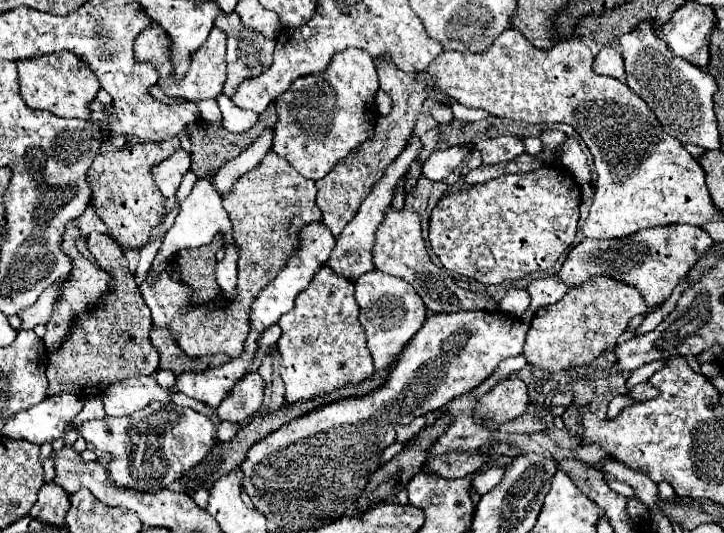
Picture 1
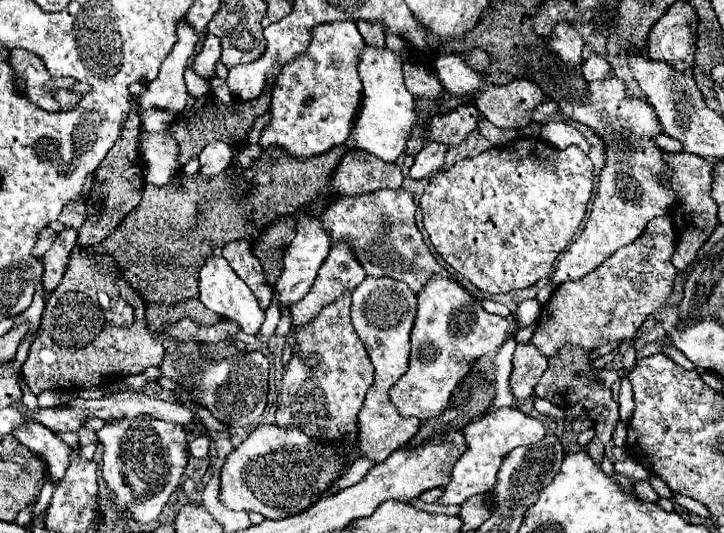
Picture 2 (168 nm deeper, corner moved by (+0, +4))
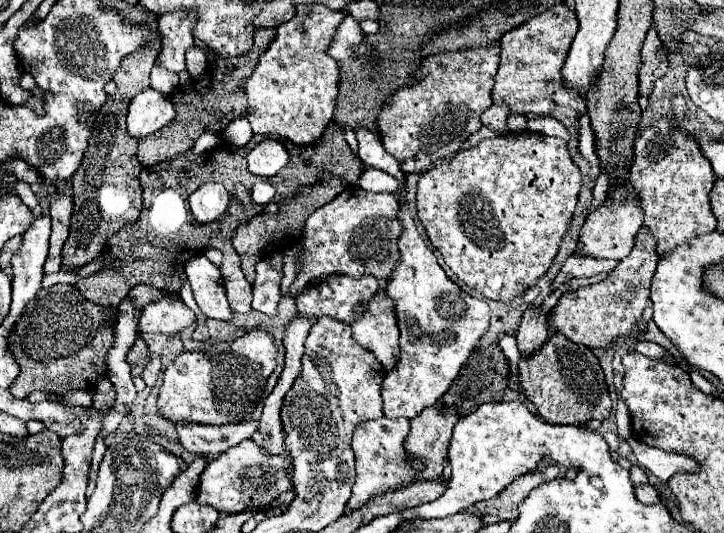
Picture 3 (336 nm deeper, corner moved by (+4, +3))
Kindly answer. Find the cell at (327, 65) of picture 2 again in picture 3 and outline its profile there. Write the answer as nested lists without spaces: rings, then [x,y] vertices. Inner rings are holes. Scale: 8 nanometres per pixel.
[[[300,4],[296,8],[296,14],[288,22],[278,26],[276,40],[258,58],[254,72],[250,74],[250,78],[244,84],[244,94],[248,100],[246,118],[248,118],[254,134],[288,138],[294,144],[312,144],[314,140],[318,140],[324,134],[324,130],[334,114],[336,96],[338,96],[338,80],[340,80],[336,60],[332,60],[326,54],[326,48],[334,36],[336,24],[342,18],[344,18],[344,14],[340,10],[330,10],[328,6],[322,6],[322,4],[312,4],[312,6]]]

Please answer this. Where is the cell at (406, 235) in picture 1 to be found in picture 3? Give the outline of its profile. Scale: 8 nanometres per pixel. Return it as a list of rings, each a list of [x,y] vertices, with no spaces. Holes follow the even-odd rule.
[[[348,186],[332,202],[314,210],[304,224],[304,234],[300,240],[304,246],[304,256],[300,260],[302,268],[290,286],[290,306],[294,306],[294,296],[300,294],[306,284],[330,274],[348,274],[354,278],[374,274],[380,282],[388,280],[388,274],[392,274],[396,258],[400,256],[400,222],[396,222],[396,208],[396,194],[376,194]]]

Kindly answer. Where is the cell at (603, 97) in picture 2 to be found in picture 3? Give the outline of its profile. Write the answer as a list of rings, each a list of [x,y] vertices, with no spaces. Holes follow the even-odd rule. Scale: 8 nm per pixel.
[[[632,186],[628,188],[616,188],[612,192],[612,204],[604,200],[604,204],[586,216],[586,222],[582,226],[578,242],[582,244],[584,256],[590,258],[612,258],[612,260],[622,260],[630,254],[634,248],[634,238],[640,230],[640,208],[636,204],[636,192],[632,192]]]

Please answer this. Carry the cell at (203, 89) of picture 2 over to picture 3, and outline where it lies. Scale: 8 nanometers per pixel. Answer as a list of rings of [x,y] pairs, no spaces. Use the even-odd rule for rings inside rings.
[[[170,12],[158,18],[158,32],[162,36],[162,50],[158,54],[158,64],[170,72],[184,70],[184,52],[192,48],[192,20],[190,12]]]

